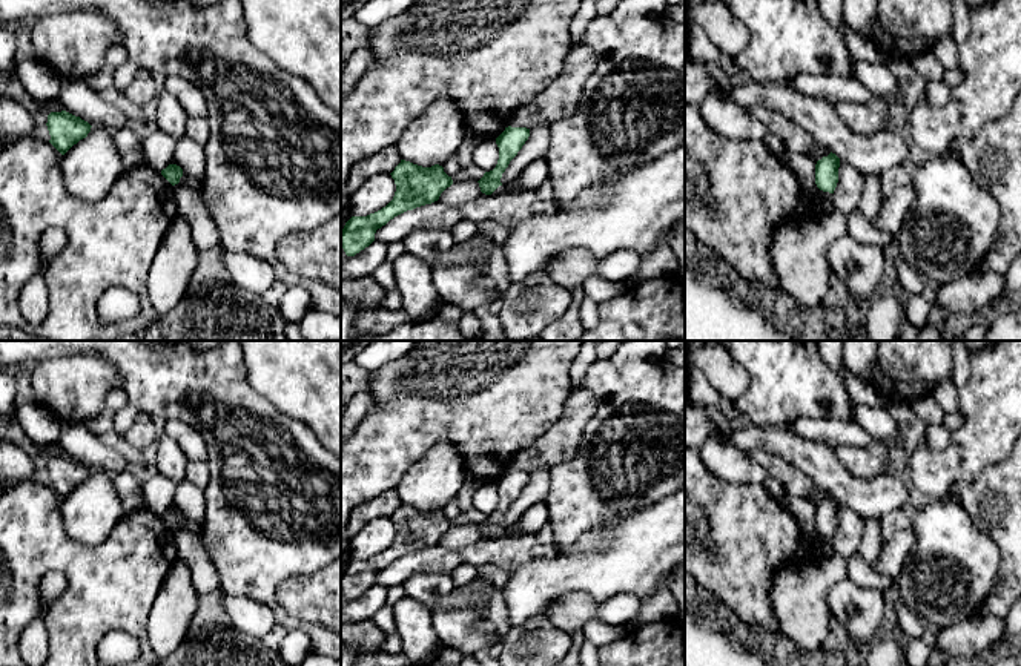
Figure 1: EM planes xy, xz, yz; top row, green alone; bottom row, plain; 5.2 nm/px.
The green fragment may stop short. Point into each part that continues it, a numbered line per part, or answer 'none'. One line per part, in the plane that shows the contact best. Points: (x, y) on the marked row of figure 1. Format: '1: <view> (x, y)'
none

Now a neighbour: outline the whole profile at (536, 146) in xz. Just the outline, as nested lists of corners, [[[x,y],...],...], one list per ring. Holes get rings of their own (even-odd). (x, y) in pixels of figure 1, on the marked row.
[[[537,124],[531,127],[528,140],[502,173],[501,178],[502,186],[517,178],[530,163],[545,158],[548,149],[550,149],[550,124]]]

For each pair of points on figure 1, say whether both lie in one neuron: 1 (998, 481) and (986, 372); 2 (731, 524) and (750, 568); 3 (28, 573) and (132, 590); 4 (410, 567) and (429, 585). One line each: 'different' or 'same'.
1: different
2: same
3: same
4: different

